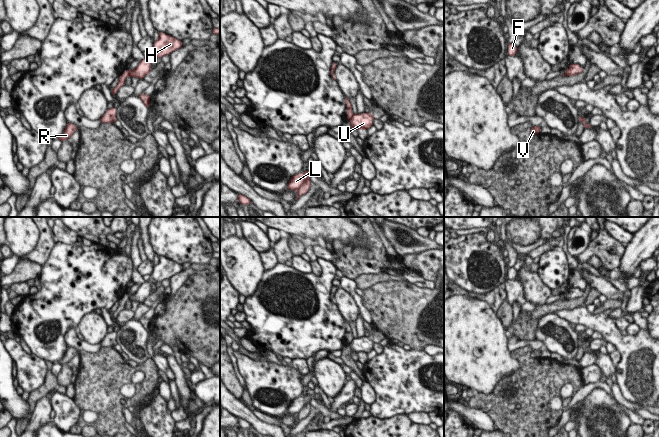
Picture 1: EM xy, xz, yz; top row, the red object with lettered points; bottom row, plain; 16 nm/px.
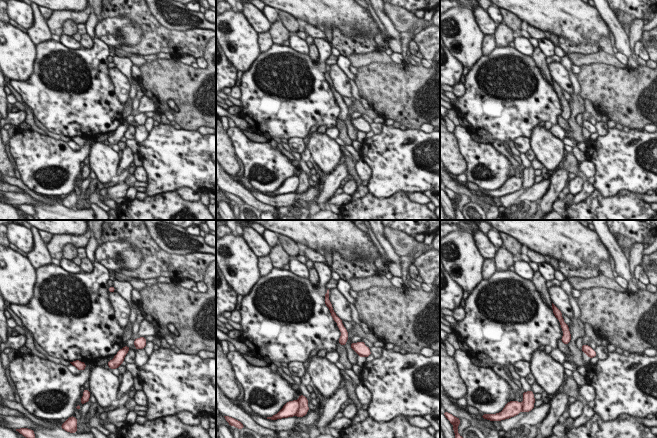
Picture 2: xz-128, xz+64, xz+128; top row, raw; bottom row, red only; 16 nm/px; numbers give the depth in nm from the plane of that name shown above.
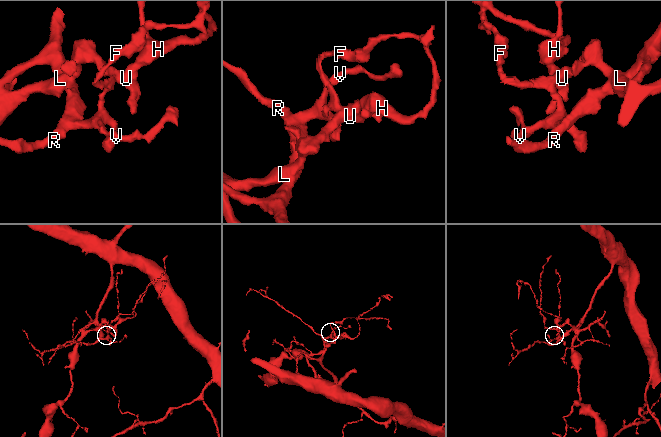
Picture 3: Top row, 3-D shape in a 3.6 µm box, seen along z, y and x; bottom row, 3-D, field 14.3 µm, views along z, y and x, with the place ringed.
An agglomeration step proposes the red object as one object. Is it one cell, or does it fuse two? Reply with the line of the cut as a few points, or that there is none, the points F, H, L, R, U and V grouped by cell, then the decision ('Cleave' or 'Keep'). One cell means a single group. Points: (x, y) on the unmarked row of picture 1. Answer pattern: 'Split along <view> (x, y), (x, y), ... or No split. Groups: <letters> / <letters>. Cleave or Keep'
Split along xz (308, 402), (297, 414). Groups: F R V / H L U. Cleave.

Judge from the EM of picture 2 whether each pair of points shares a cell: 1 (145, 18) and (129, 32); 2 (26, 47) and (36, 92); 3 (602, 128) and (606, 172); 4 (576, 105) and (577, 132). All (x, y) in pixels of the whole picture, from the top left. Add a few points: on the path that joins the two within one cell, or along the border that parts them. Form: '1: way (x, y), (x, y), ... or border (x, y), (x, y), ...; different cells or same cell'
1: border (115, 15), (140, 27), (137, 45); different cells
2: border (32, 69), (33, 72); different cells
3: border (609, 128), (604, 135), (598, 136); different cells
4: way (574, 112), (573, 125); same cell

